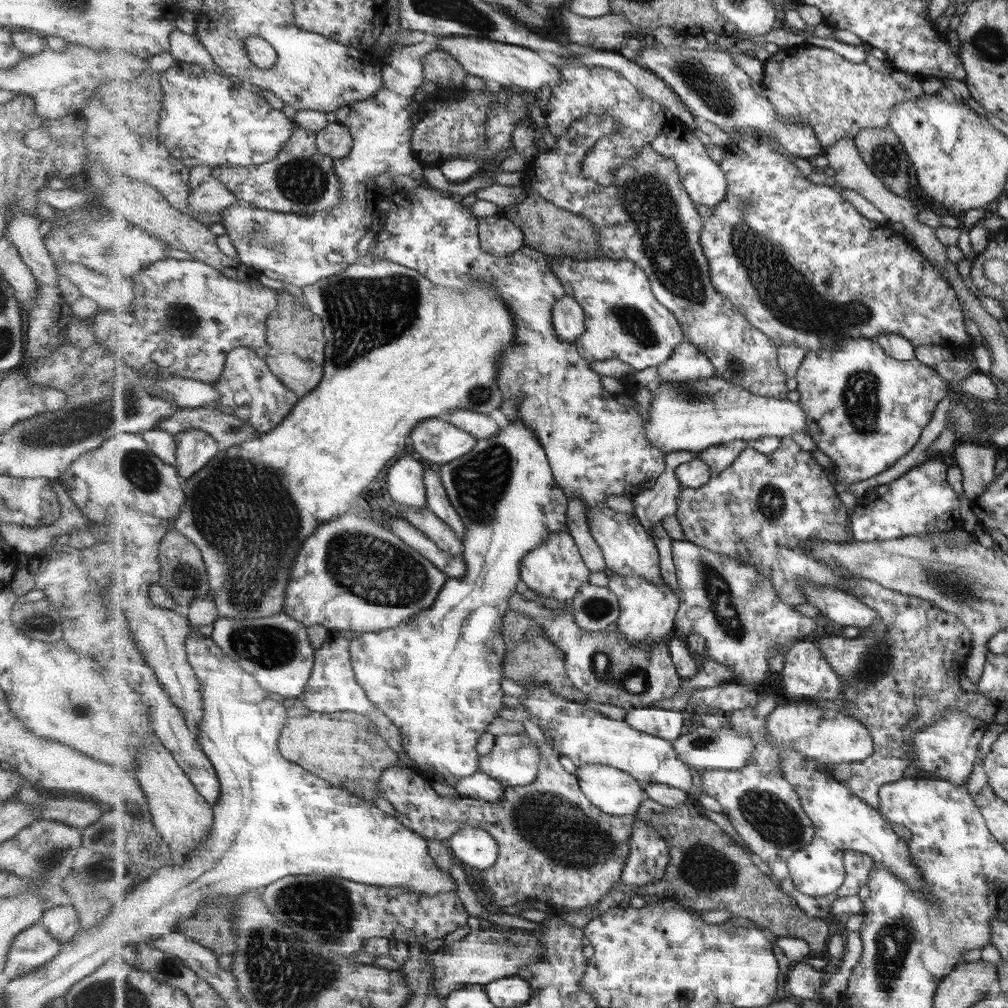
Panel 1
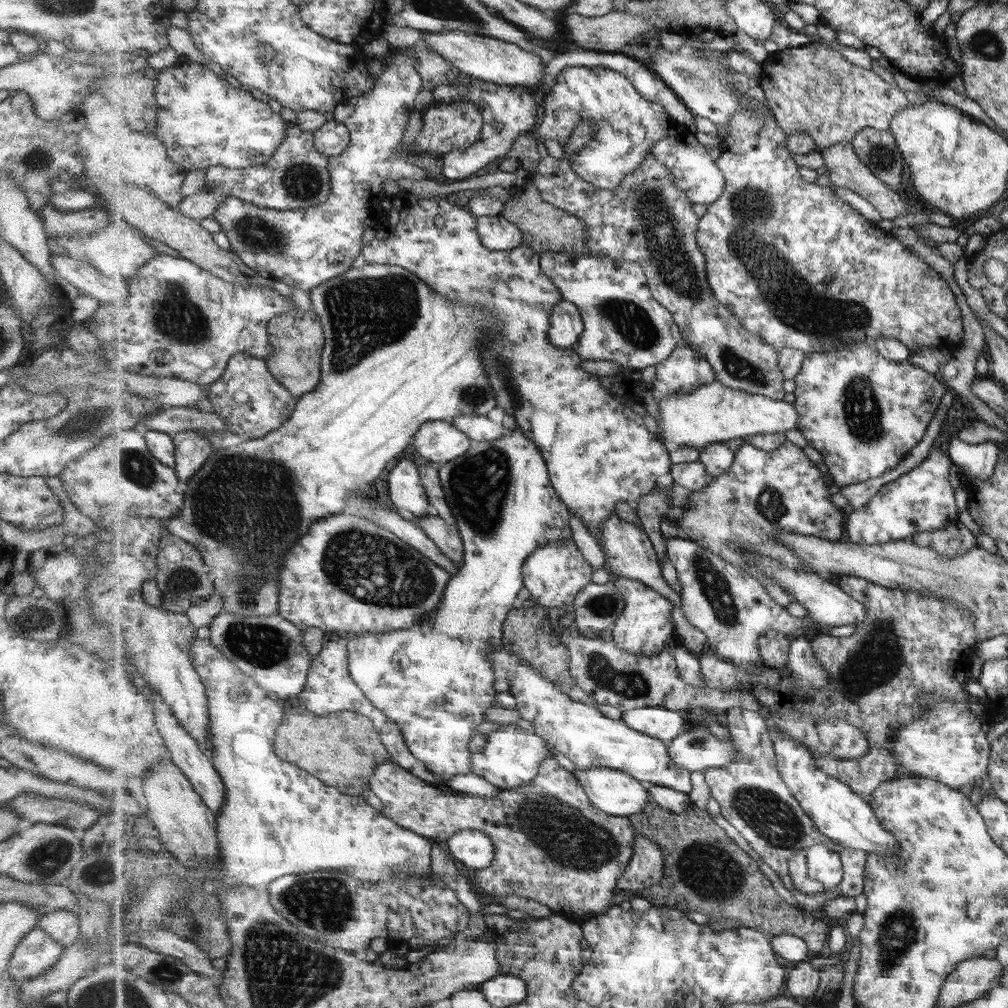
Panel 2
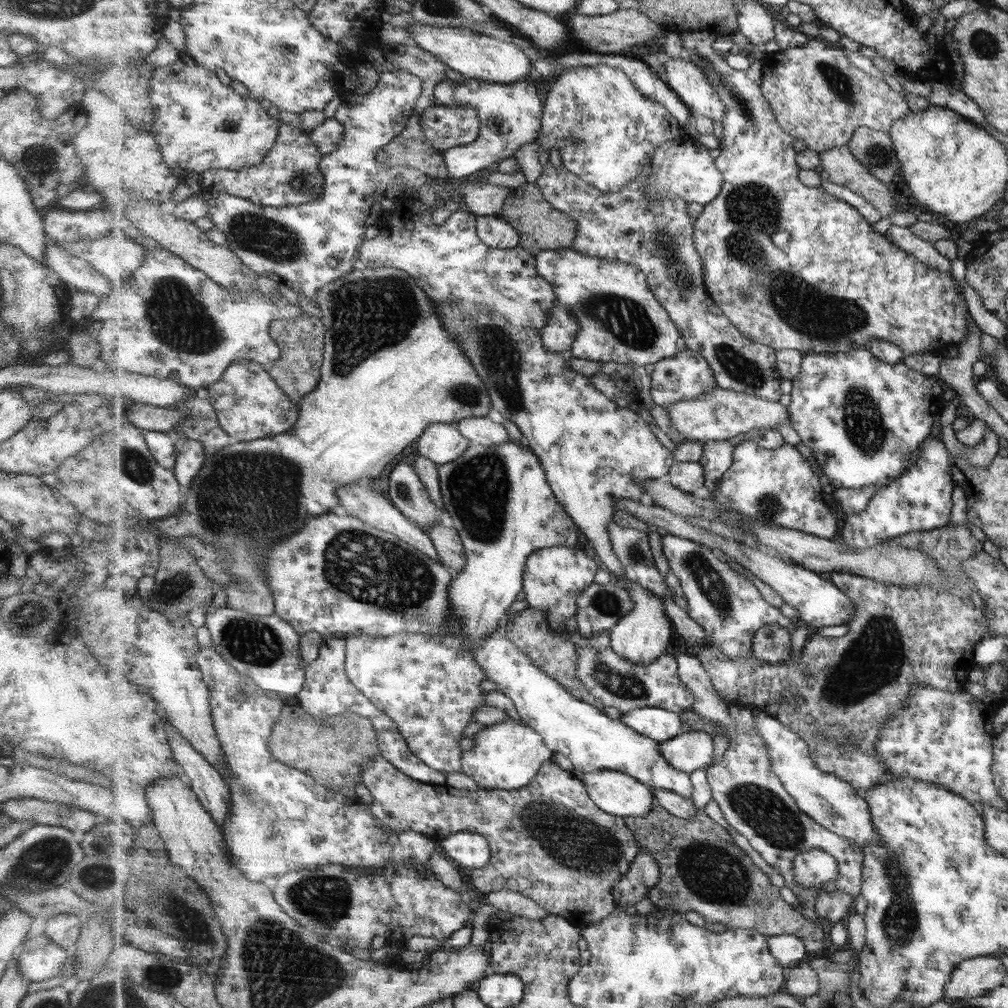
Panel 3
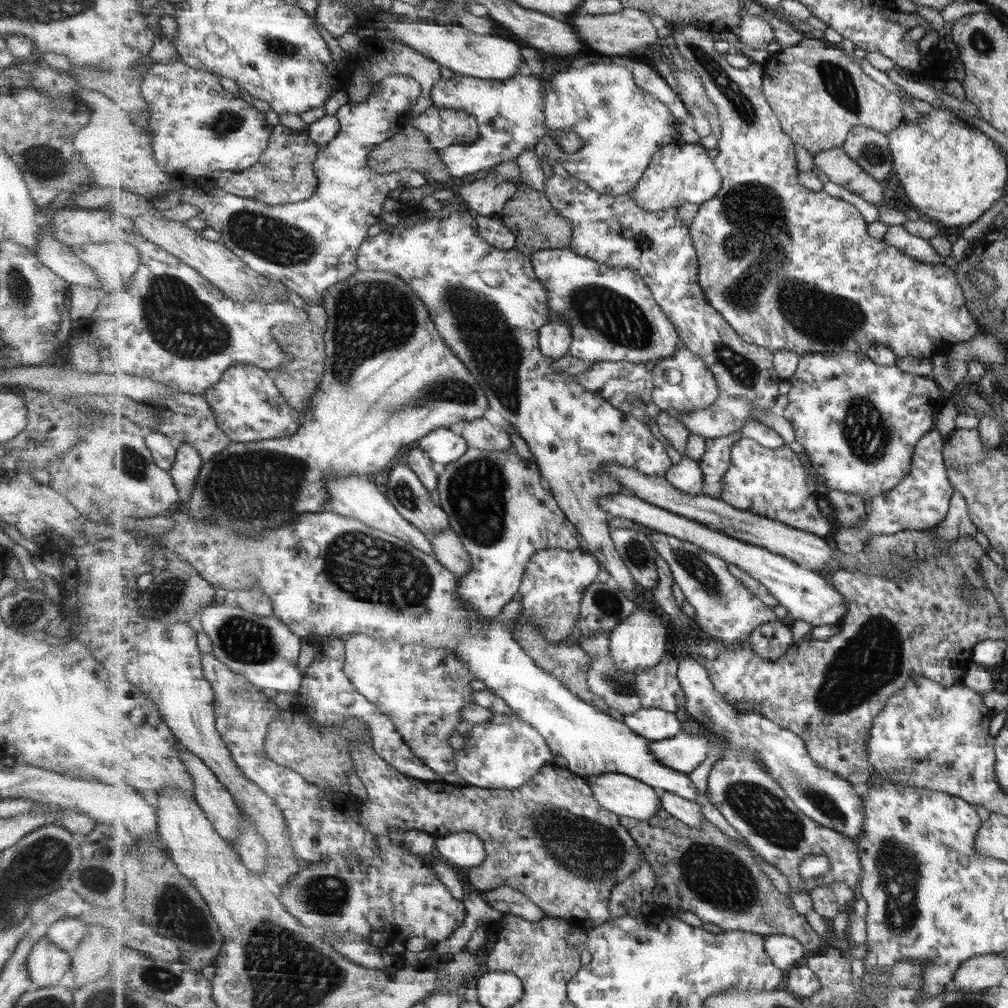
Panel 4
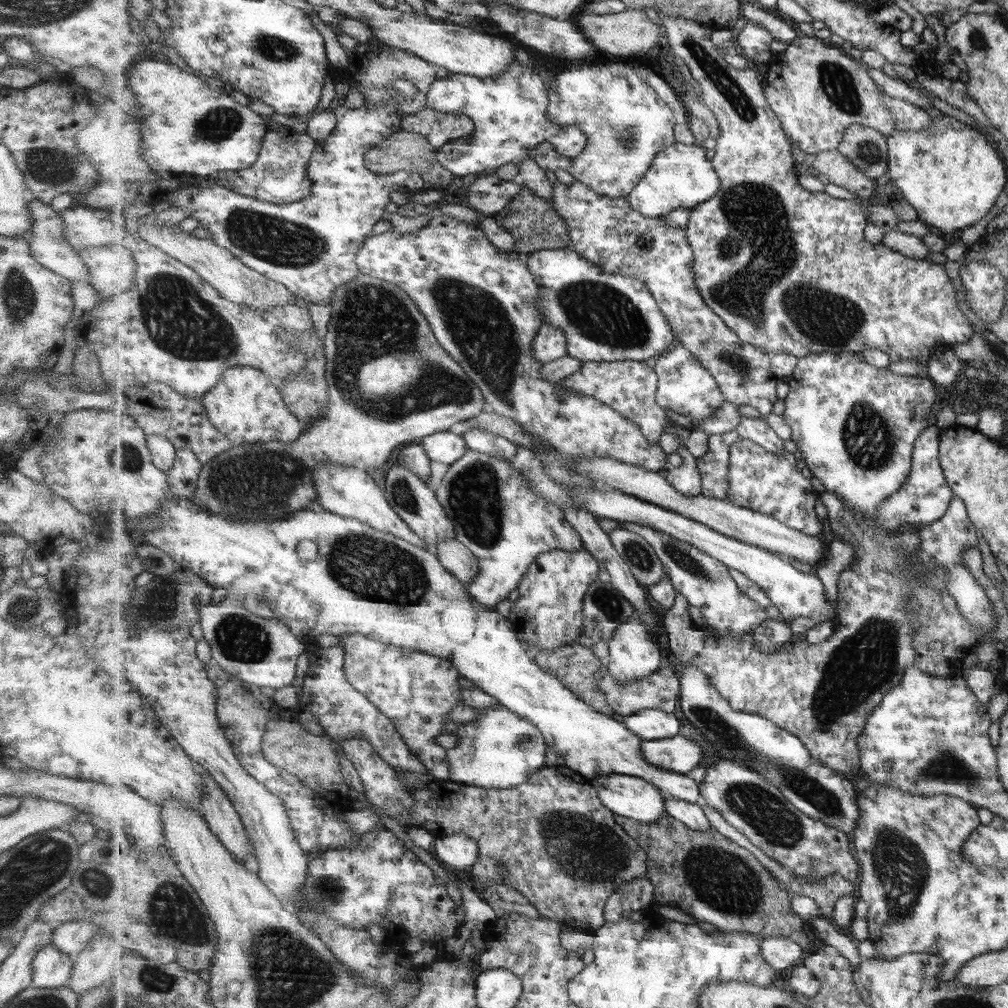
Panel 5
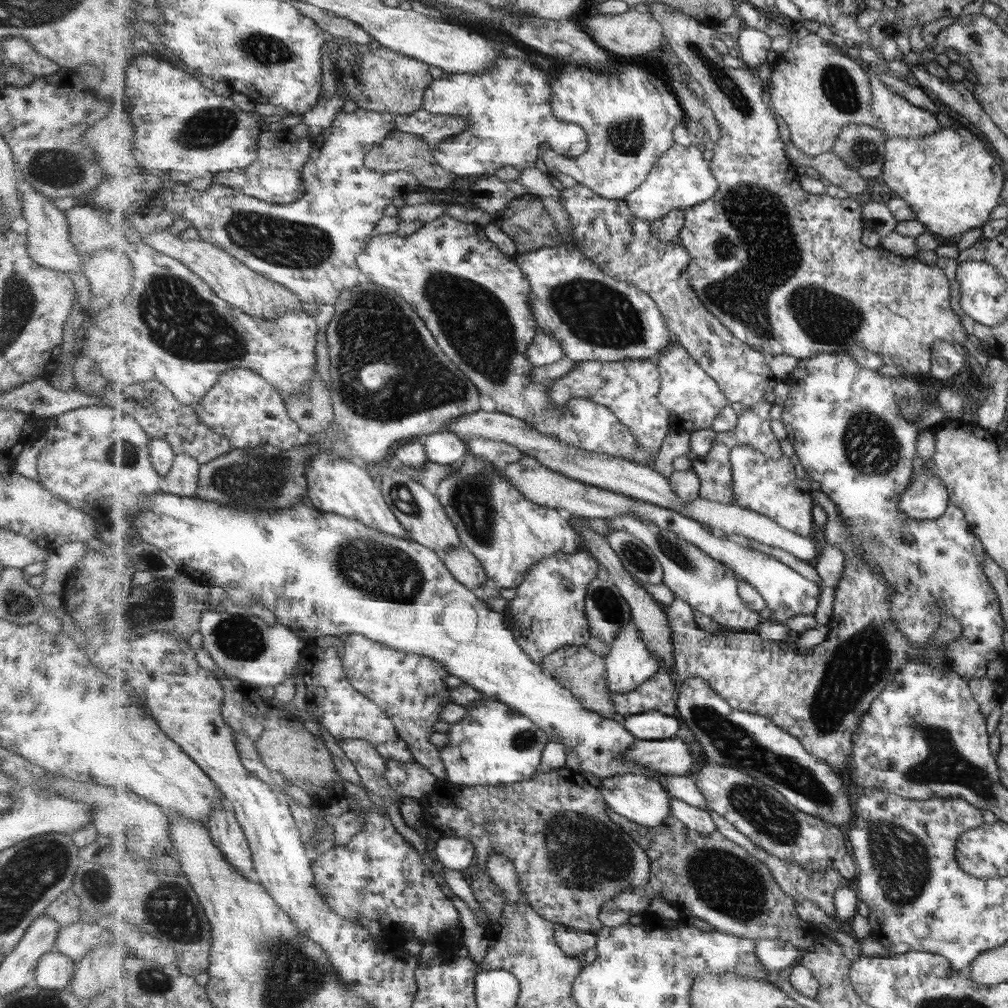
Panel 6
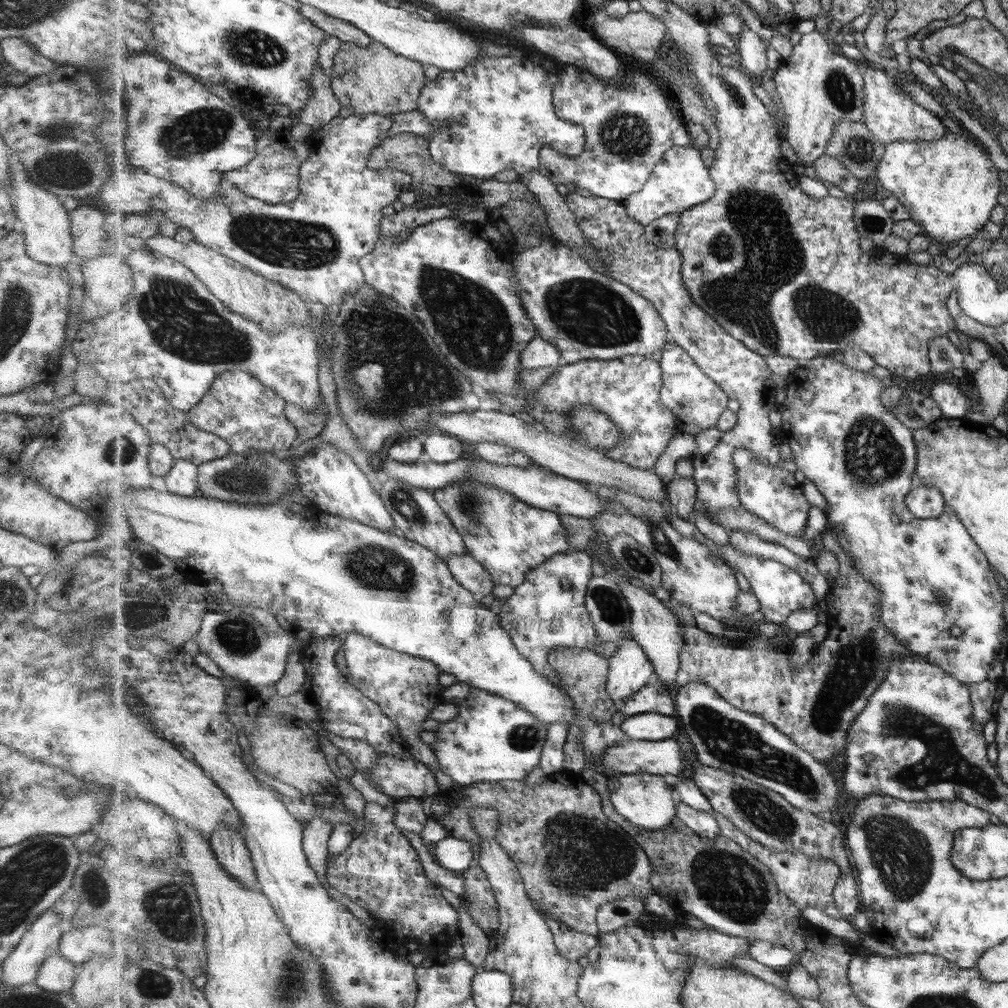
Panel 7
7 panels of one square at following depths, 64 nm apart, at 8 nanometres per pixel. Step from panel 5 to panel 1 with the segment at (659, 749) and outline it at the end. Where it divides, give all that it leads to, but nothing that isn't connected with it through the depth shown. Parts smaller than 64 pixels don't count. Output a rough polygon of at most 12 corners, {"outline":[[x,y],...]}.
{"outline":[[730,717],[719,730],[701,725],[675,741],[694,772],[741,770],[755,756],[753,739]]}

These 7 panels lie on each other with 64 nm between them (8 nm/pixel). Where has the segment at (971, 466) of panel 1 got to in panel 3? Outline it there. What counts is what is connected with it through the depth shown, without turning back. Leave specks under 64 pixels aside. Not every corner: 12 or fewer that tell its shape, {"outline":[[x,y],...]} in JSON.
{"outline":[[949,401],[938,414],[941,439],[949,454],[977,468],[988,467],[1001,448],[992,428],[975,448],[958,441]]}

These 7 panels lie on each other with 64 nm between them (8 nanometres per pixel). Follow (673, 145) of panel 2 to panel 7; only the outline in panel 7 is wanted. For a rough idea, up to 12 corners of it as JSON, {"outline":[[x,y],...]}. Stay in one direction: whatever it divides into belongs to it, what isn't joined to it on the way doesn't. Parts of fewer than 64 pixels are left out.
{"outline":[[673,146],[623,203],[648,226],[711,200],[699,147]]}

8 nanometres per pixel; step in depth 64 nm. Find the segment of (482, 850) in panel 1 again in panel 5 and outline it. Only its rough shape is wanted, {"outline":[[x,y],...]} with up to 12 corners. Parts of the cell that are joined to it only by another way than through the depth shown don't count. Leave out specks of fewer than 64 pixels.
{"outline":[[465,833],[434,840],[441,864],[452,870],[474,866],[478,842]]}

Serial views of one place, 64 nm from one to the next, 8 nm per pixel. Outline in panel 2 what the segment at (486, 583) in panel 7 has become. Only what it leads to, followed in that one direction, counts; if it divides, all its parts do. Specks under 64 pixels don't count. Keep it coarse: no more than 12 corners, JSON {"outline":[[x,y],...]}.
{"outline":[[439,514],[418,518],[447,558],[464,563],[464,542],[455,524]]}

